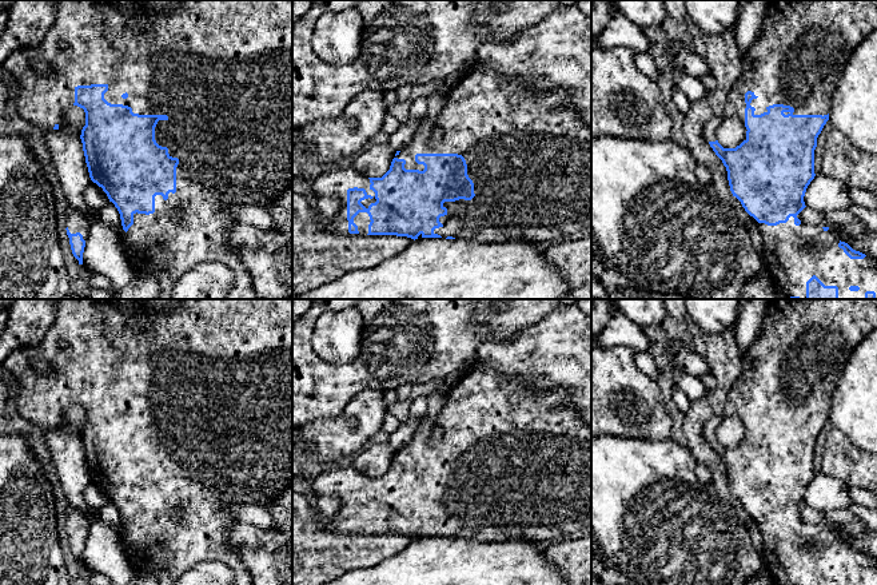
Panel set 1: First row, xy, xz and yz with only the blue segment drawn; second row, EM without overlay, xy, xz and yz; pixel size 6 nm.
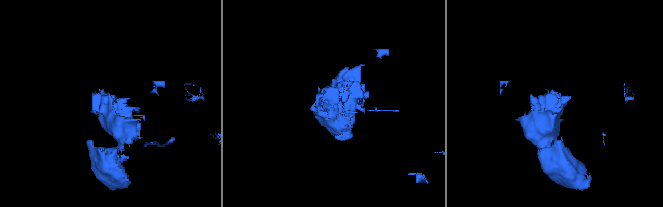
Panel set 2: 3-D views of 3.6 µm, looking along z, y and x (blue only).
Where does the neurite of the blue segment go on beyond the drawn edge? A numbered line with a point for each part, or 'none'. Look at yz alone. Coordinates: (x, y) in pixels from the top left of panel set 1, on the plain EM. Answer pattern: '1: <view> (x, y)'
1: yz (802, 349)

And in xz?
1: xz (529, 456)

